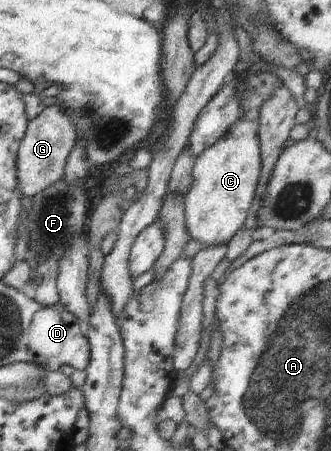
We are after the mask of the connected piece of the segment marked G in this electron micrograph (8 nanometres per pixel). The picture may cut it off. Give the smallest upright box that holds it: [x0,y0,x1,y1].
[17,104,78,197]

